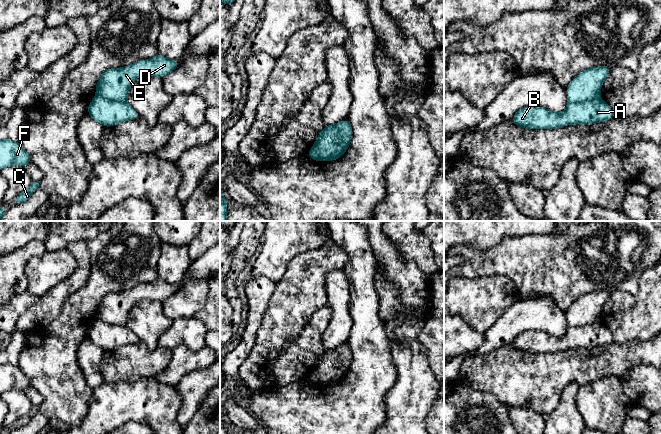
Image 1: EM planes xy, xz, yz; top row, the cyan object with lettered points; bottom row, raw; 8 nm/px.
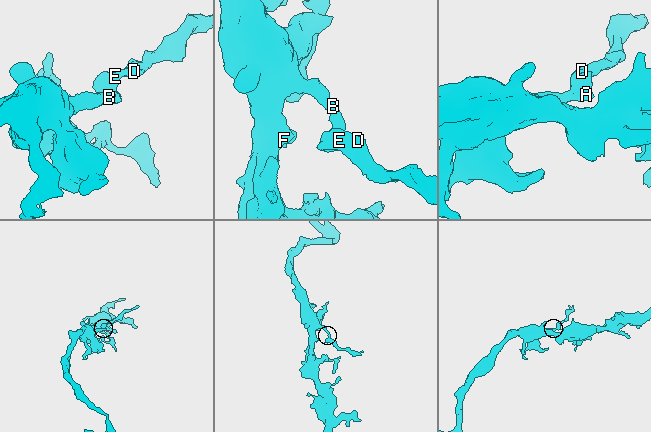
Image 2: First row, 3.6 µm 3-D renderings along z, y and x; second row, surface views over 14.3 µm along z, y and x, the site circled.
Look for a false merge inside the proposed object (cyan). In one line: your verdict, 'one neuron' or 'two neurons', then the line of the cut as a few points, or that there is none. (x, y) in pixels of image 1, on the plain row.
two neurons; cut yz (598, 321), (592, 324), (569, 326)

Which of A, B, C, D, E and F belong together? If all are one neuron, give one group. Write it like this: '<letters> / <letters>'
A B C F / D E

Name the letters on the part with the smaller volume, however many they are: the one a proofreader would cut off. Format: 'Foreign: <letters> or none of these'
Foreign: D, E

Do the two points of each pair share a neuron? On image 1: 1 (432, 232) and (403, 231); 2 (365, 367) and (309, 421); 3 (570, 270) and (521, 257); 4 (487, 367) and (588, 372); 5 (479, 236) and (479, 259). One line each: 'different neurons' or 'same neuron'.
1: different neurons
2: same neuron
3: same neuron
4: same neuron
5: different neurons

